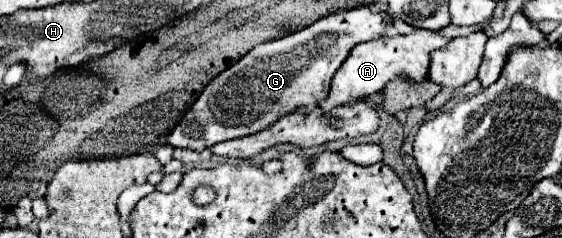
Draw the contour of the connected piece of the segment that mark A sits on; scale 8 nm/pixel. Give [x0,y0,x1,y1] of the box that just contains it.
[321,29,449,113]

